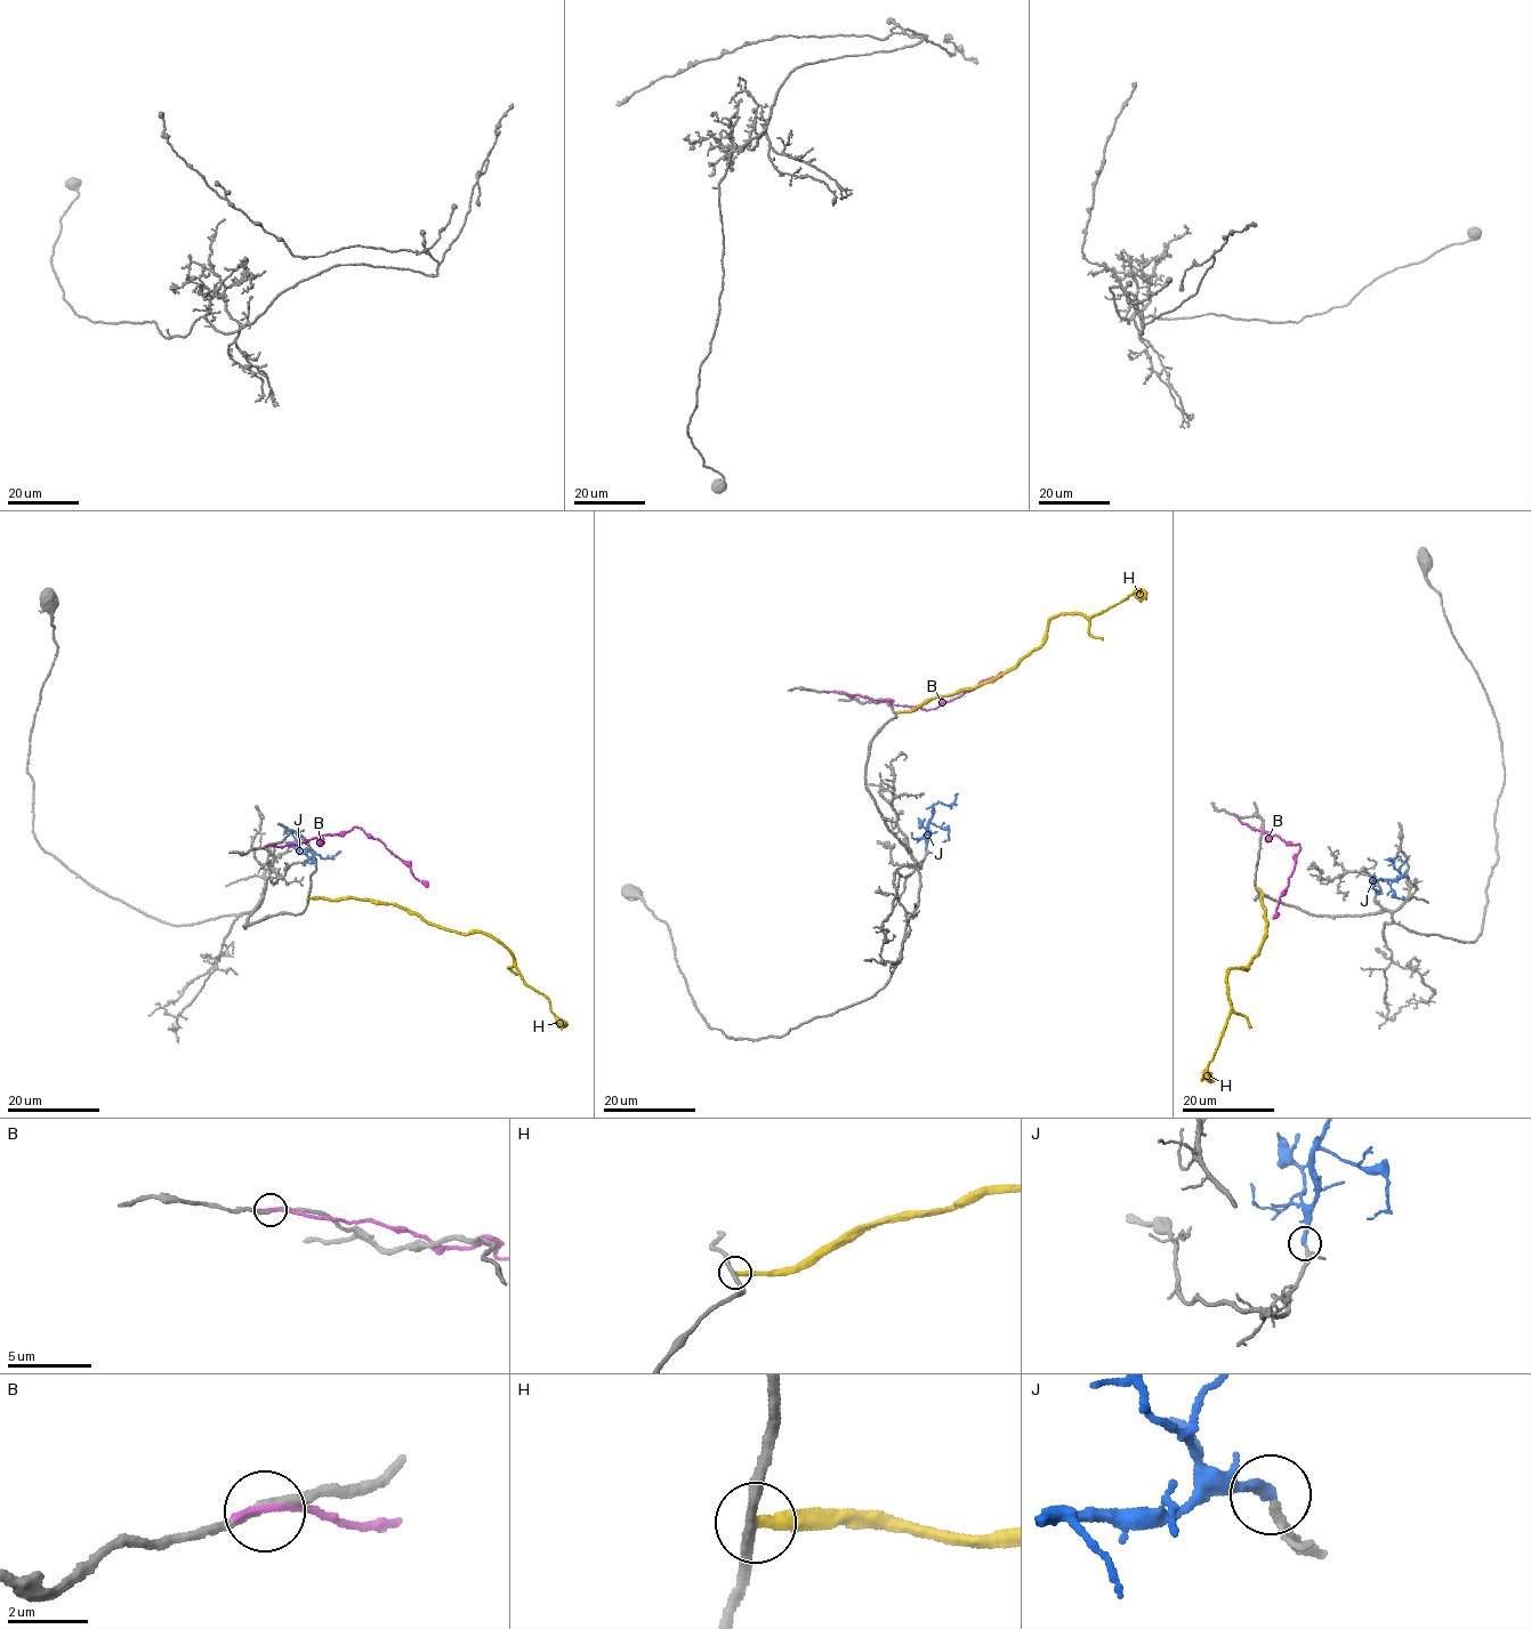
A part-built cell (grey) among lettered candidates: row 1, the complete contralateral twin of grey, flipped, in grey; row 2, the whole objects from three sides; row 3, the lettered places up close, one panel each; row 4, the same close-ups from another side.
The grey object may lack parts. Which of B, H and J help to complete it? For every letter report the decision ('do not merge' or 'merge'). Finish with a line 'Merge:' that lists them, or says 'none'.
B: do not merge
H: do not merge
J: merge
Merge: J

